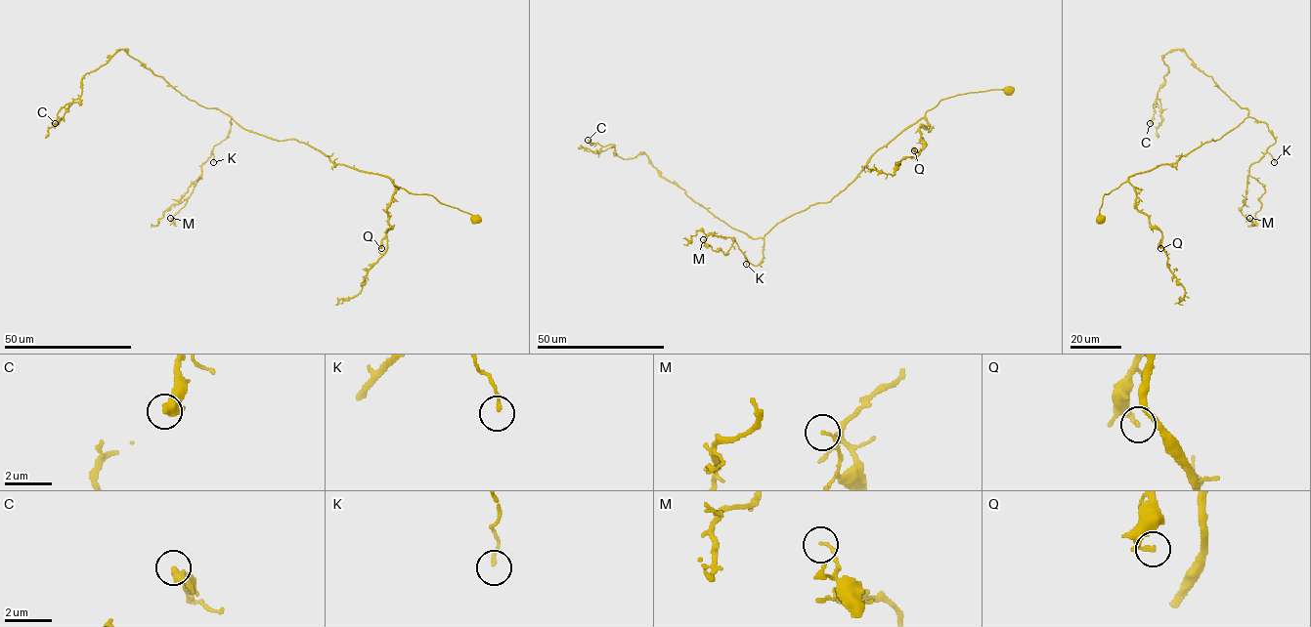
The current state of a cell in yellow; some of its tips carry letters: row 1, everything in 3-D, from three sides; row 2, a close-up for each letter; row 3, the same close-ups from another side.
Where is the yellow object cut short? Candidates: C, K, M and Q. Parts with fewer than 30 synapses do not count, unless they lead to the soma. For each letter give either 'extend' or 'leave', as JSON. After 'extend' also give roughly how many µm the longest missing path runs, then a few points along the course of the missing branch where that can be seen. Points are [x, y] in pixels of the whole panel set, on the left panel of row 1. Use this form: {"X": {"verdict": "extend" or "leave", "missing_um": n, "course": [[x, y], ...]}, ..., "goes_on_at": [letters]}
{"C": {"verdict": "extend", "missing_um": 15, "course": [[55, 123], [53, 132], [44, 140], [36, 134]]}, "K": {"verdict": "leave"}, "M": {"verdict": "leave"}, "Q": {"verdict": "leave"}, "goes_on_at": ["C"]}

